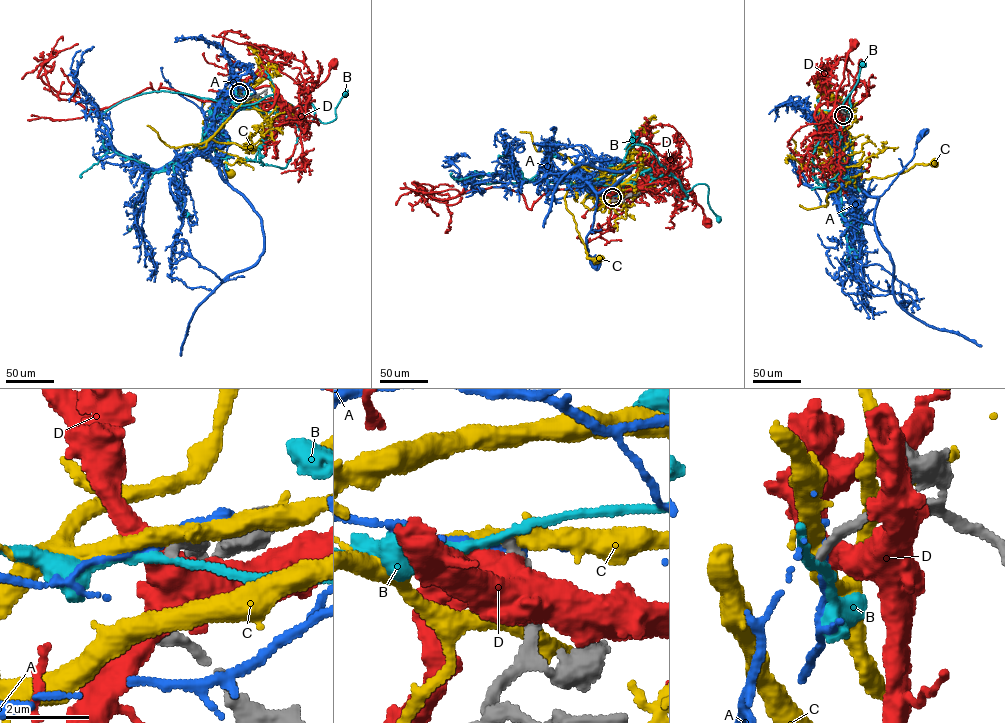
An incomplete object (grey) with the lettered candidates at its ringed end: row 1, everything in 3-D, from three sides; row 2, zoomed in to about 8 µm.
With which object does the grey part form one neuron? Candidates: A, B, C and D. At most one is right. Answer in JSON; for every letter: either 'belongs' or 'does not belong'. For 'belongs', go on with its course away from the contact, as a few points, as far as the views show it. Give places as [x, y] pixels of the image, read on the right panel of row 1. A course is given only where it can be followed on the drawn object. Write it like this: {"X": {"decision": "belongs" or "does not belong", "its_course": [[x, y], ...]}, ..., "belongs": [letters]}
{"A": {"decision": "does not belong"}, "B": {"decision": "belongs", "its_course": [[843, 115], [837, 113], [839, 127], [826, 129], [843, 127], [849, 110], [843, 111], [843, 103], [862, 64]]}, "C": {"decision": "does not belong"}, "D": {"decision": "does not belong"}, "belongs": ["B"]}

